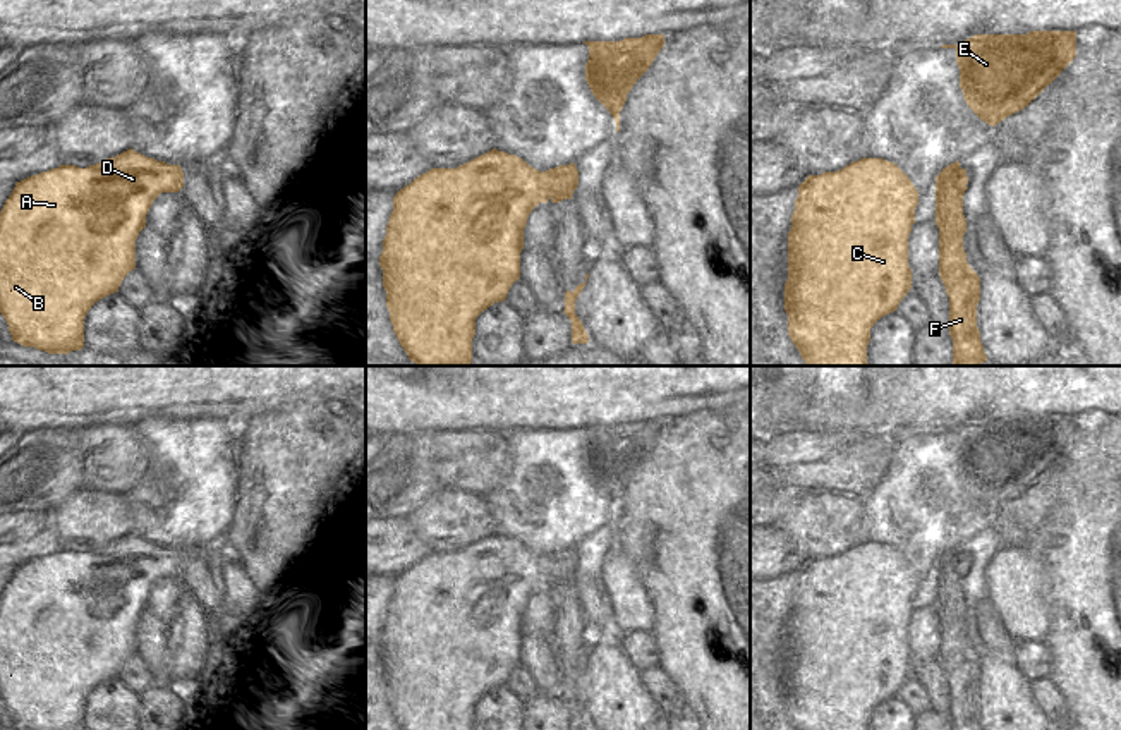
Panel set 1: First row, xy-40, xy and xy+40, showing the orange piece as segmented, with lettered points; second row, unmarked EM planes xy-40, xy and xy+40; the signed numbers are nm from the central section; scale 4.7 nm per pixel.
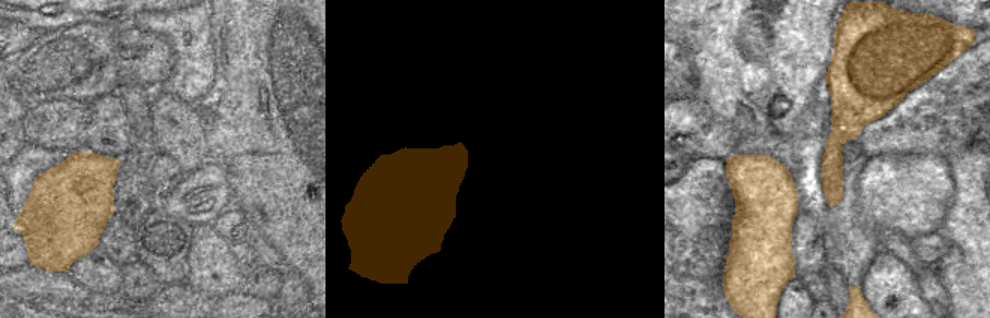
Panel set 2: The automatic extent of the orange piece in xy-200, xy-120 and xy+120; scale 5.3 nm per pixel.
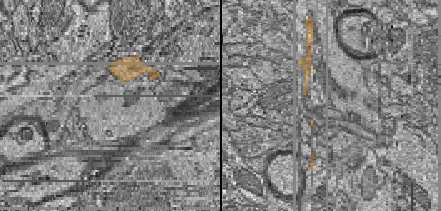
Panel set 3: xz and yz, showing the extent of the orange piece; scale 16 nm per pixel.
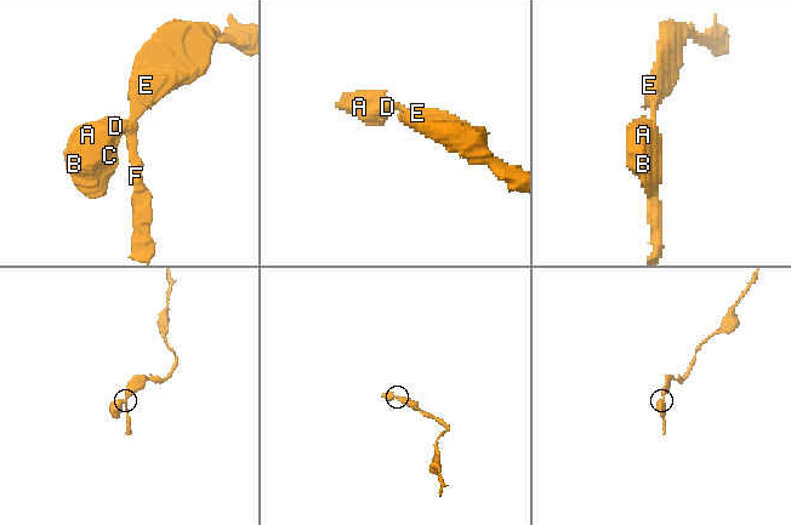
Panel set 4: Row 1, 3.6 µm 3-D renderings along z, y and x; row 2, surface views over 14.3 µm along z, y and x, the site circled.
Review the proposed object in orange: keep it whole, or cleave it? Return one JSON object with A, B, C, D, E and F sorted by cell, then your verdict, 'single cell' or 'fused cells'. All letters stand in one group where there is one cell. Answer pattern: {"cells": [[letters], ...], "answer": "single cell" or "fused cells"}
{"cells": [["A", "B", "C", "D"], ["E", "F"]], "answer": "fused cells"}

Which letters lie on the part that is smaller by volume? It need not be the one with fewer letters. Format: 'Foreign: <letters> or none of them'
Foreign: A, B, C, D

